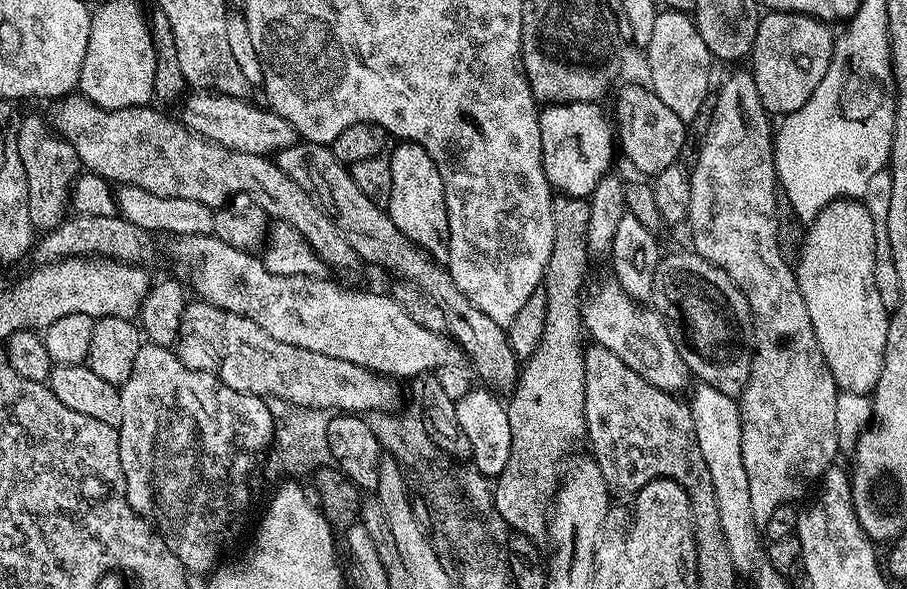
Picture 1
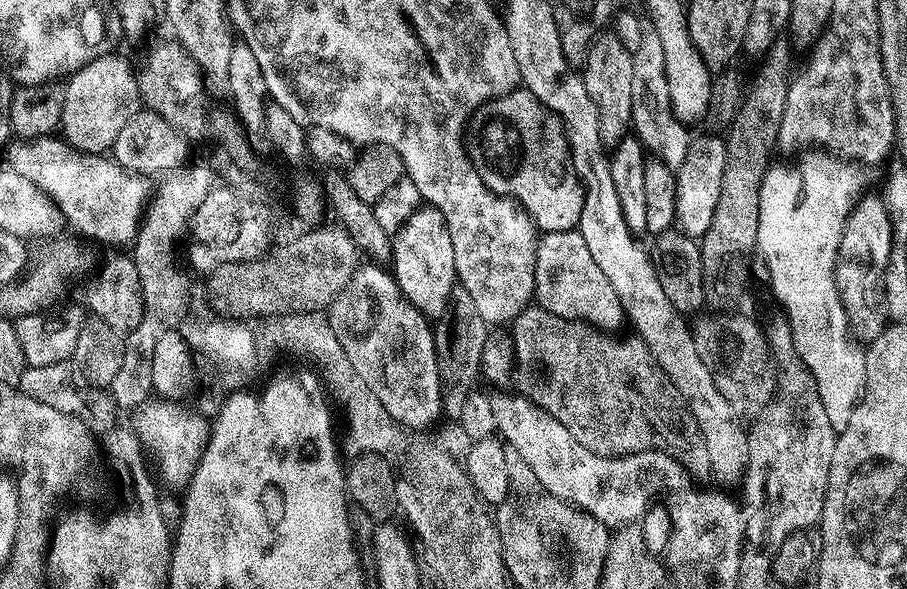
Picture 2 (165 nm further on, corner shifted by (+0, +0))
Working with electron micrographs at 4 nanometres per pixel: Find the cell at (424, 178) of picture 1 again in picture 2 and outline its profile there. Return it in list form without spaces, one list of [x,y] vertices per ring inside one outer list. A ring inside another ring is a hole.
[[[424,206],[409,211],[408,219],[395,232],[392,242],[391,271],[399,293],[427,318],[449,309],[452,288],[458,283],[454,266],[454,246],[450,243],[450,230],[437,208]]]

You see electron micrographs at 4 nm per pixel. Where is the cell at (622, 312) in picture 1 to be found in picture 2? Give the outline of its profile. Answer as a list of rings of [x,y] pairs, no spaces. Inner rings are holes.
[[[562,230],[561,232],[546,232],[536,242],[536,290],[535,299],[541,308],[561,316],[567,320],[582,320],[585,324],[591,324],[599,330],[612,330],[621,323],[625,323],[624,307],[614,286],[610,284],[610,278],[602,272],[602,266],[594,262],[593,255],[586,246],[586,238],[582,238],[579,230]]]

